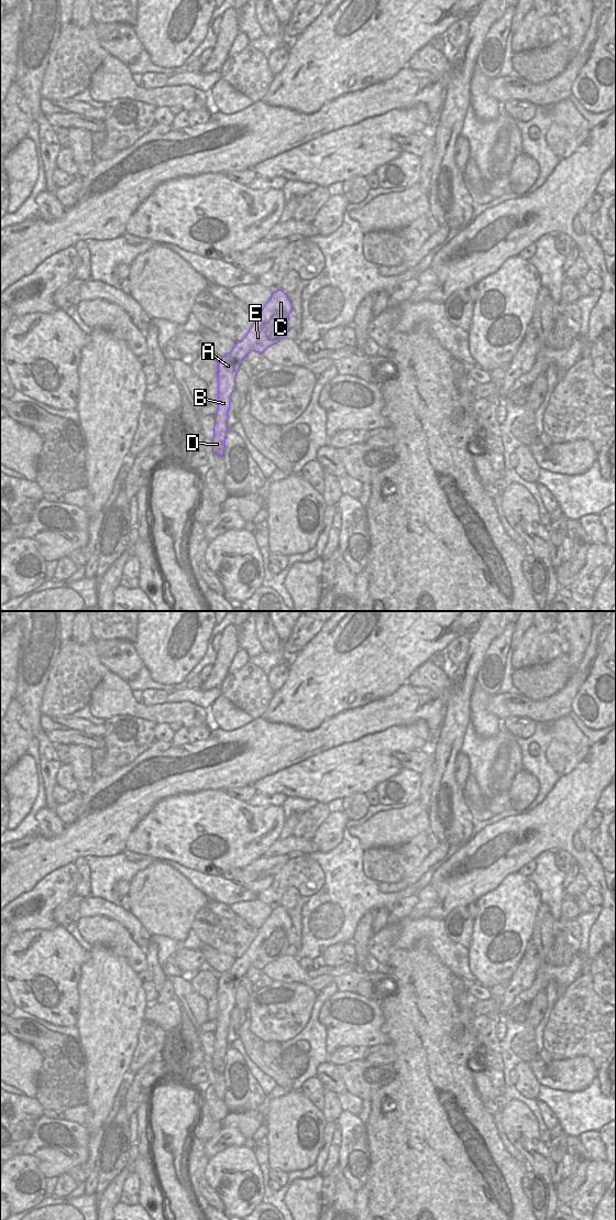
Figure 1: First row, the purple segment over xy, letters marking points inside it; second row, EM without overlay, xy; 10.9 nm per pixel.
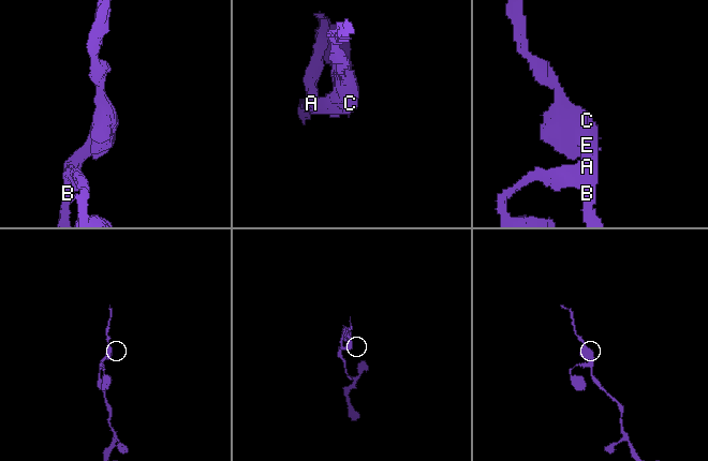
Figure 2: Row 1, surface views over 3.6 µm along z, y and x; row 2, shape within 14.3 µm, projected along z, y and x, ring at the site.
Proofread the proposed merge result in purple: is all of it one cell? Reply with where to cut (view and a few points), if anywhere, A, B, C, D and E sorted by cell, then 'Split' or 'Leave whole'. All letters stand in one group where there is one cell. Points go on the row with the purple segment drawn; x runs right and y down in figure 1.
No split. Groups: A B C D E. Leave whole

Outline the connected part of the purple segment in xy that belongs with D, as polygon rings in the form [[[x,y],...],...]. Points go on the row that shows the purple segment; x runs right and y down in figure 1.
[[[282,291],[272,293],[270,301],[257,313],[257,318],[246,336],[235,342],[233,349],[218,362],[218,410],[214,415],[212,453],[223,456],[231,395],[235,390],[235,377],[241,362],[251,351],[260,355],[285,338],[289,330],[288,320],[293,305]]]

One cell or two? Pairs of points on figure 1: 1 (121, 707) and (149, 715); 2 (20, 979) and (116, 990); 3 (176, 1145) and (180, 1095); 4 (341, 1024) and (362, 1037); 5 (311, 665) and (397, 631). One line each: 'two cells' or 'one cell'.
1: one cell
2: two cells
3: one cell
4: one cell
5: one cell

